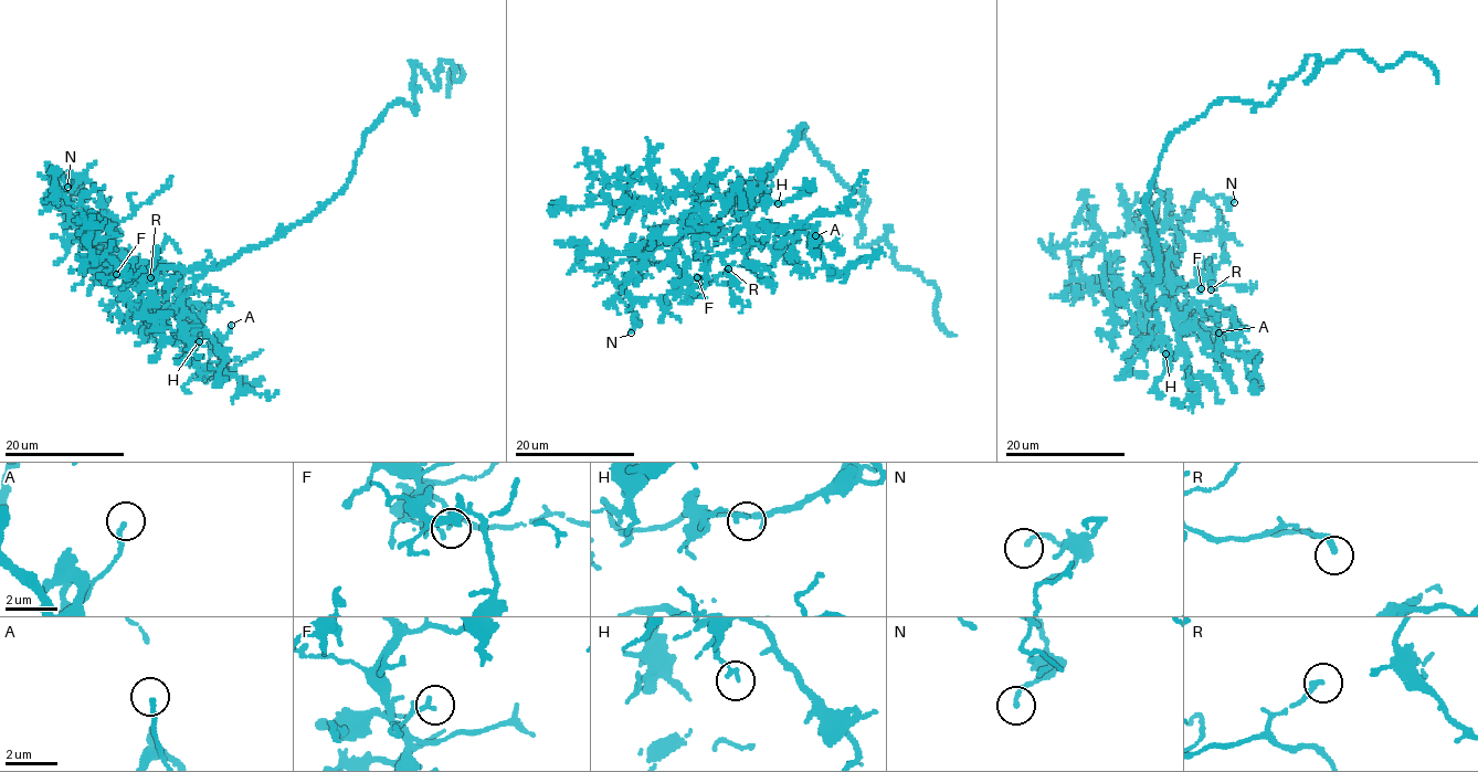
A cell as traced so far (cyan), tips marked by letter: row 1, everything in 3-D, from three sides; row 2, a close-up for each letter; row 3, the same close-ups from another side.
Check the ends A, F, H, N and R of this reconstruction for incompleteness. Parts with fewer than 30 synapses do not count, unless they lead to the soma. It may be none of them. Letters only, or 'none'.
none

